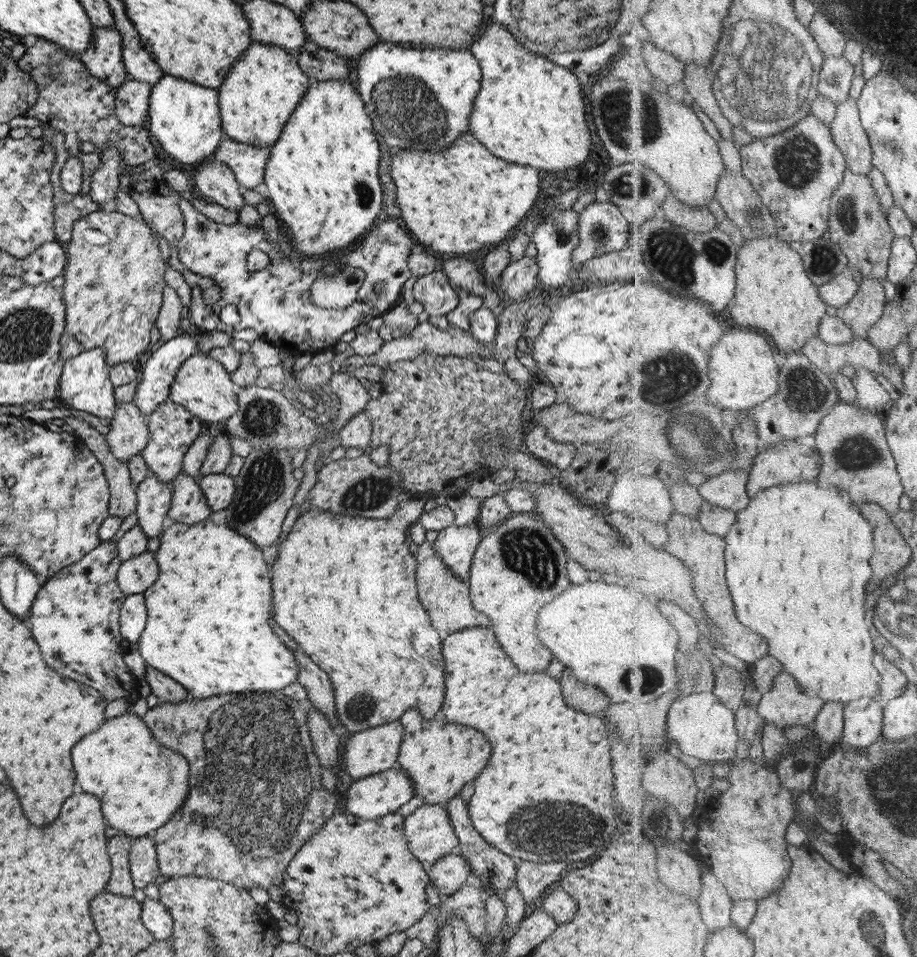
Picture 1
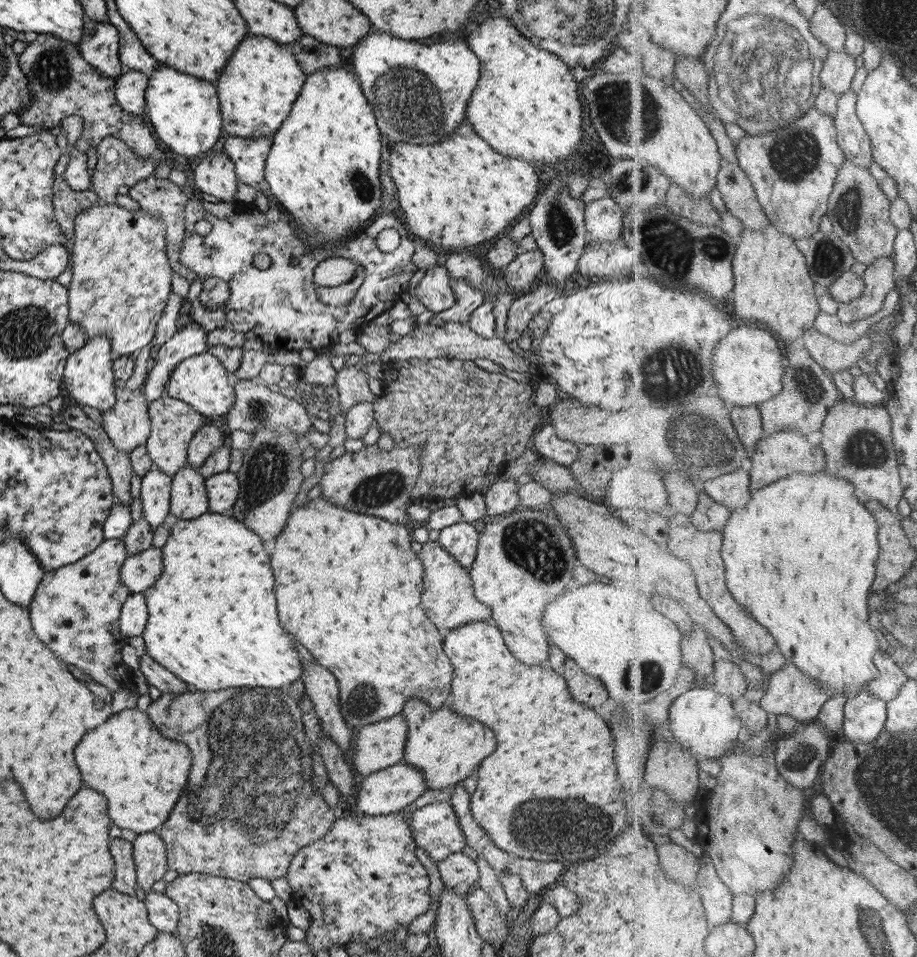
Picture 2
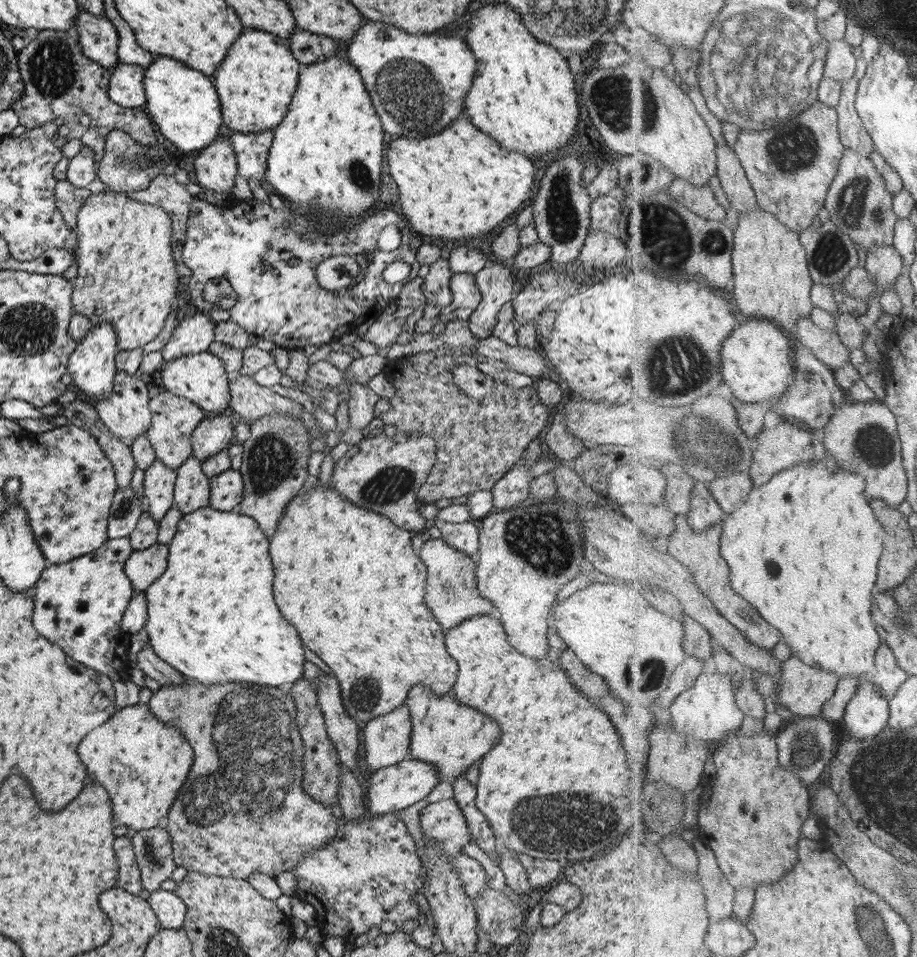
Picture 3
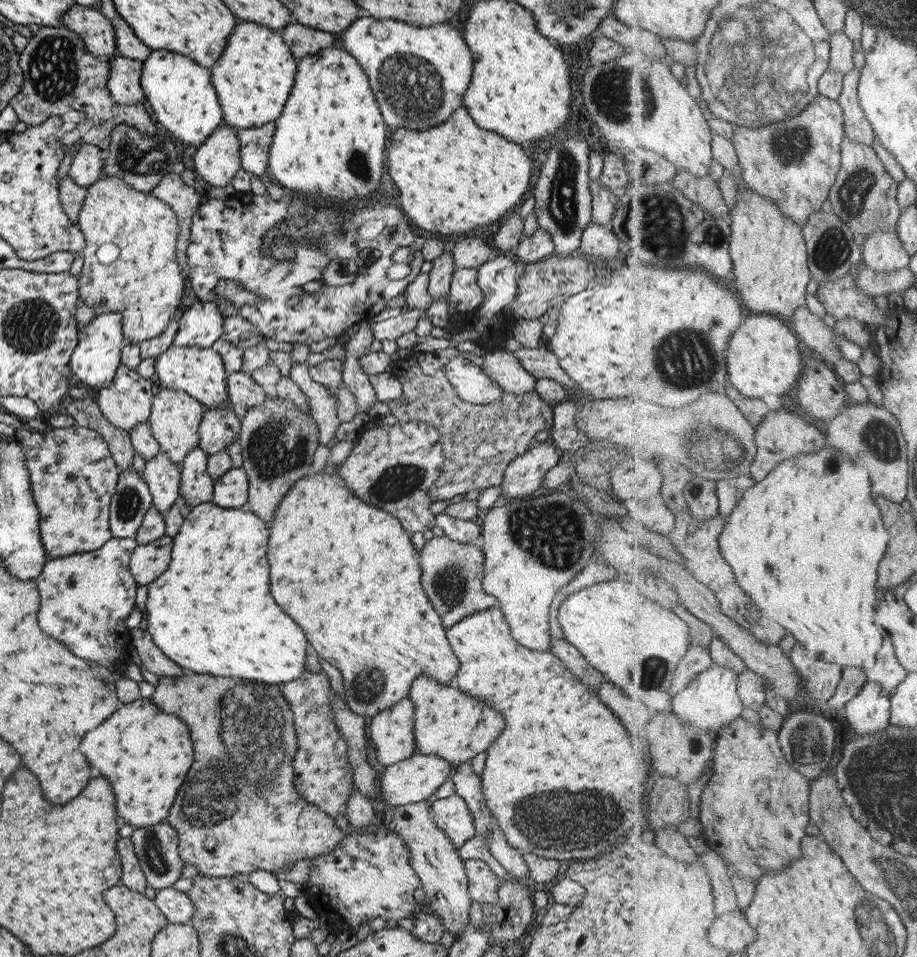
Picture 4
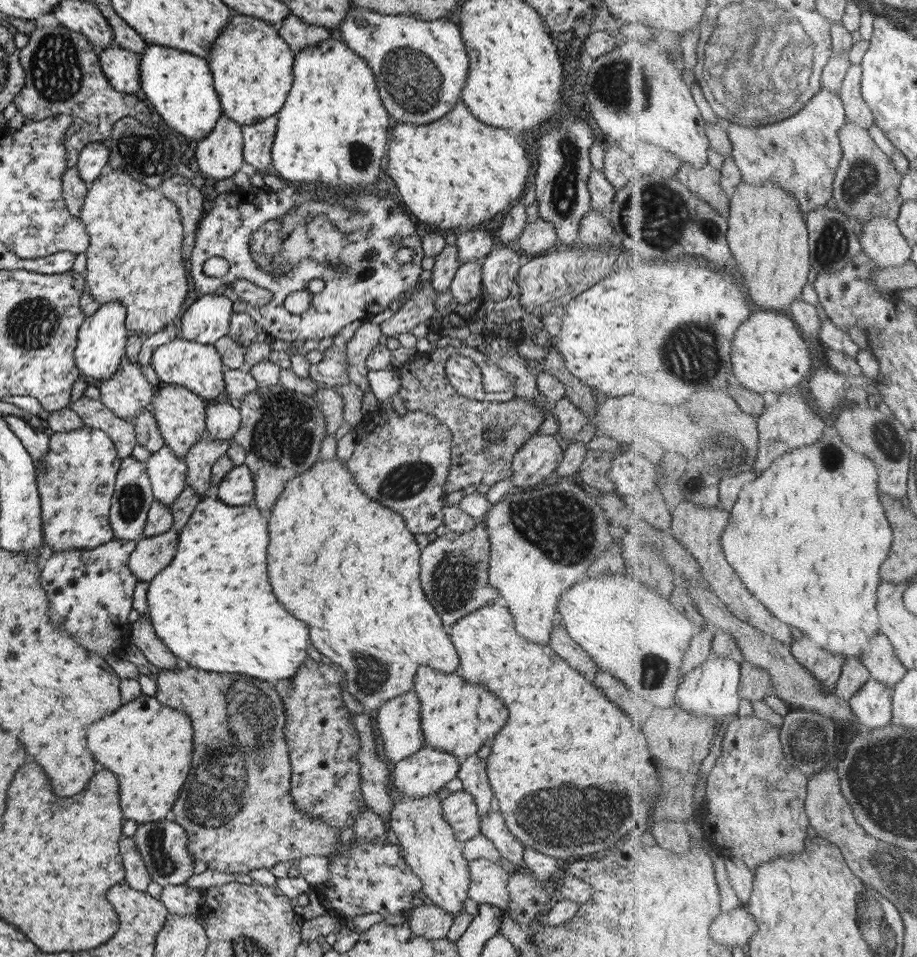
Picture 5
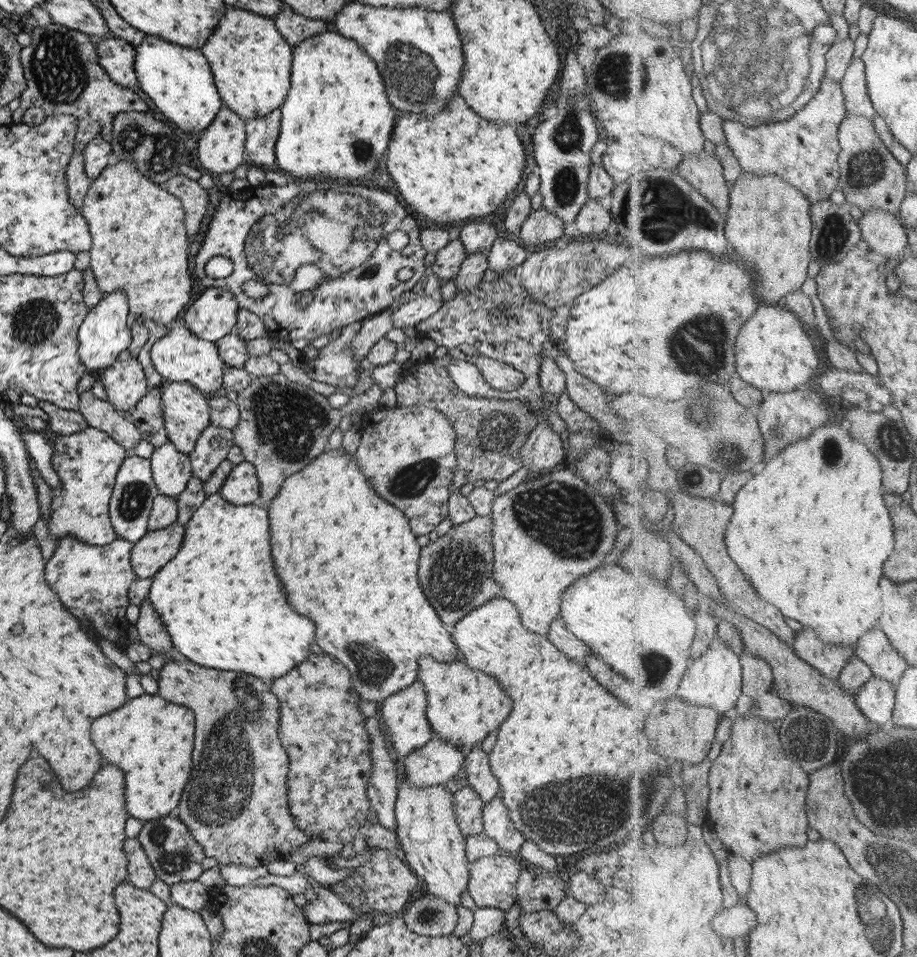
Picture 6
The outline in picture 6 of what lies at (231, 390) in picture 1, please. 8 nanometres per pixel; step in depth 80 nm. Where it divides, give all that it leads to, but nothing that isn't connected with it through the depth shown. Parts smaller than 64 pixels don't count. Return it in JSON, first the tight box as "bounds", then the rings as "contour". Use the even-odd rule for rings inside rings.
{"bounds":[150,316,224,396],"contour":[[[179,316],[164,328],[165,334],[150,348],[150,367],[166,382],[187,382],[205,396],[222,393],[224,362],[219,358],[214,342],[196,337]]]}

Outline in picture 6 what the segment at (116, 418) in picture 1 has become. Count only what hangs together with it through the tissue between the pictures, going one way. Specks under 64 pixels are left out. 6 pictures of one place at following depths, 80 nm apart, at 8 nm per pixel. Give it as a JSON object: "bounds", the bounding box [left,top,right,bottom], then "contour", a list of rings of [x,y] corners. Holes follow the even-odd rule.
{"bounds":[99,349,149,413],"contour":[[[127,349],[119,352],[115,362],[99,375],[106,401],[122,413],[131,412],[149,390],[142,366]]]}

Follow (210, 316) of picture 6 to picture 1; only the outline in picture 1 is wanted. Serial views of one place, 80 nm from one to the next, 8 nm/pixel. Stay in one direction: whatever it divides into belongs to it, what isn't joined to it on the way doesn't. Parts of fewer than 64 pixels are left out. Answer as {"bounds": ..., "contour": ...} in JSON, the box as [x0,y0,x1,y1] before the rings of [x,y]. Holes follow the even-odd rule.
{"bounds":[133,332,199,418],"contour":[[[179,332],[173,338],[166,340],[154,352],[148,352],[144,357],[143,365],[139,373],[139,383],[135,386],[135,395],[133,396],[133,404],[135,408],[141,412],[141,416],[147,418],[155,406],[163,404],[168,399],[169,388],[175,378],[179,365],[192,354],[199,350],[198,340],[194,335]]]}

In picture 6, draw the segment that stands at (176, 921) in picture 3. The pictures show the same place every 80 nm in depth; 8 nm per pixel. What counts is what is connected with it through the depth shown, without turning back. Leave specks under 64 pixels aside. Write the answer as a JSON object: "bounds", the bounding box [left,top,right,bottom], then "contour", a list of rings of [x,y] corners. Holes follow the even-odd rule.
{"bounds":[168,880,211,912],"contour":[[[196,880],[179,882],[169,886],[168,904],[175,903],[181,908],[199,912],[210,902],[211,889]]]}

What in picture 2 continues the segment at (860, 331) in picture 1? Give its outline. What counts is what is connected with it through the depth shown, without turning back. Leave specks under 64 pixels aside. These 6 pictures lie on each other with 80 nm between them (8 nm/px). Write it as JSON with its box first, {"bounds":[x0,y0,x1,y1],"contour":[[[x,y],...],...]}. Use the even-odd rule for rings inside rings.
{"bounds":[837,257,896,323],"contour":[[[895,257],[878,258],[865,270],[865,292],[851,302],[840,303],[837,315],[843,323],[851,323],[857,322],[857,320],[865,320],[873,314],[877,314],[883,308],[885,296],[896,288],[895,279]]]}

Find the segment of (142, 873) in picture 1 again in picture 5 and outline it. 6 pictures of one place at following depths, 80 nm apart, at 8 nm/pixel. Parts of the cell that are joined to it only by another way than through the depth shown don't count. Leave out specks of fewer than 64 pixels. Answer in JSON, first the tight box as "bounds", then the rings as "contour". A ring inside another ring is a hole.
{"bounds":[131,817,195,887],"contour":[[[170,817],[140,824],[131,837],[151,882],[161,887],[184,885],[194,875],[191,871],[193,871],[195,861],[187,854],[188,836],[184,828],[181,828]]]}

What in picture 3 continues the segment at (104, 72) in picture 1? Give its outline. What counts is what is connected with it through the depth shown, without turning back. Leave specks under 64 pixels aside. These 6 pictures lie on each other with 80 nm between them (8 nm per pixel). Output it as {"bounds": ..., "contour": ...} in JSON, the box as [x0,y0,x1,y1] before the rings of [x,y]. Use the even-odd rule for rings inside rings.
{"bounds":[74,9,118,71],"contour":[[[79,9],[79,12],[76,14],[74,25],[76,33],[78,34],[80,52],[83,53],[83,56],[86,56],[89,60],[111,71],[118,62],[116,55],[117,34],[112,24],[103,16],[93,16],[87,11]]]}

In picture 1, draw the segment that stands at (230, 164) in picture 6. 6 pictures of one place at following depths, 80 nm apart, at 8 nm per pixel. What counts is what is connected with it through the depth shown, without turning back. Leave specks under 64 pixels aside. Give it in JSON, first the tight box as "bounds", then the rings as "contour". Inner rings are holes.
{"bounds":[193,160,243,211],"contour":[[[207,160],[196,167],[193,184],[204,196],[227,210],[239,211],[243,206],[242,190],[231,169],[223,163]]]}

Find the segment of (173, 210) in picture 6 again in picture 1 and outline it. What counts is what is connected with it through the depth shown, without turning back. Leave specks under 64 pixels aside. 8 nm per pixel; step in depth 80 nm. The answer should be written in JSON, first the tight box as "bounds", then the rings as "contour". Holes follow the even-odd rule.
{"bounds":[62,208,166,366],"contour":[[[99,208],[75,220],[72,224],[70,240],[64,244],[66,265],[64,266],[64,283],[62,288],[62,299],[65,307],[63,334],[76,338],[82,348],[82,352],[91,350],[93,347],[101,347],[104,350],[107,366],[127,361],[131,362],[135,360],[138,354],[145,352],[146,348],[149,348],[151,344],[151,332],[153,331],[153,324],[159,314],[161,296],[163,296],[161,292],[163,292],[163,287],[166,285],[164,279],[164,268],[166,266],[164,265],[164,260],[161,258],[160,246],[157,245],[155,236],[156,232],[141,216],[129,217],[118,211],[105,212],[105,210]]]}

